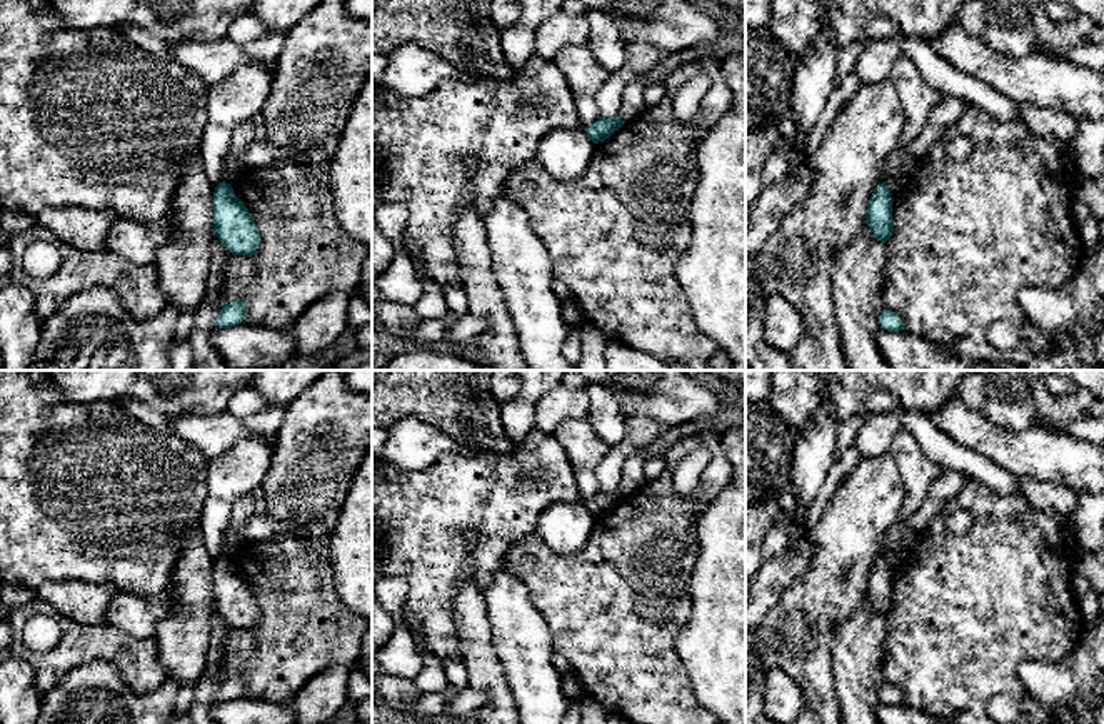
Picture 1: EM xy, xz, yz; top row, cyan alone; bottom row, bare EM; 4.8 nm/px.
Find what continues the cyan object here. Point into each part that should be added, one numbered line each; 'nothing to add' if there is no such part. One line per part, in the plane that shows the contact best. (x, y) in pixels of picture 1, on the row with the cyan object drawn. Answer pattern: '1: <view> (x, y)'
nothing to add

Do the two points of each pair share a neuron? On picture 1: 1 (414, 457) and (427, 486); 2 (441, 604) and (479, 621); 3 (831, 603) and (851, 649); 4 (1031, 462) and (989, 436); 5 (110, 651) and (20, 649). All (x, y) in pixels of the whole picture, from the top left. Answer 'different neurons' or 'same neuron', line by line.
1: different neurons
2: different neurons
3: different neurons
4: same neuron
5: same neuron

